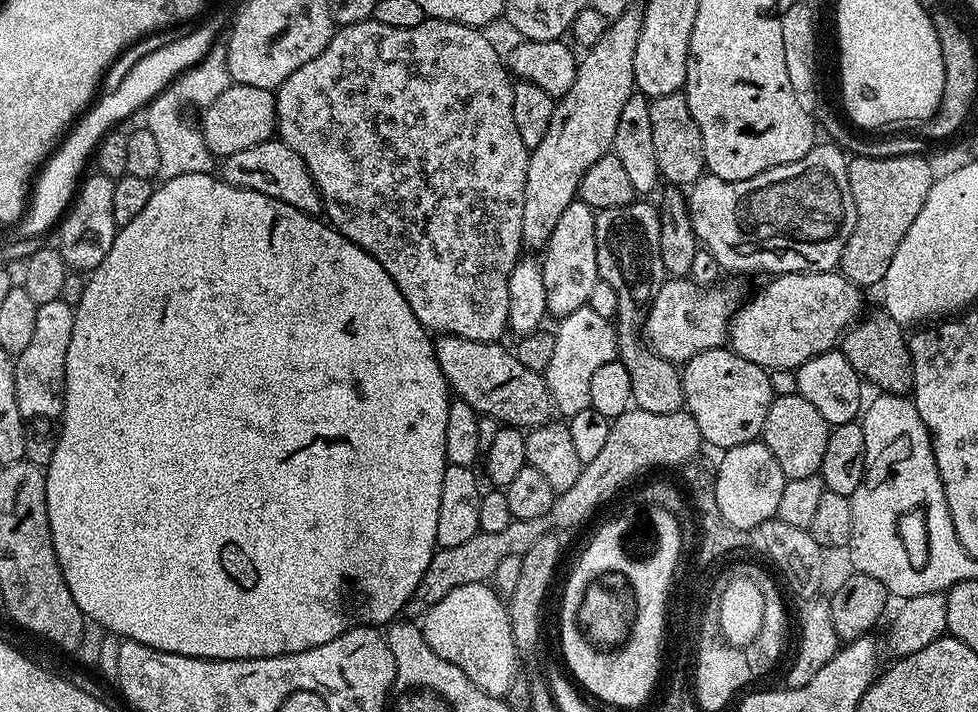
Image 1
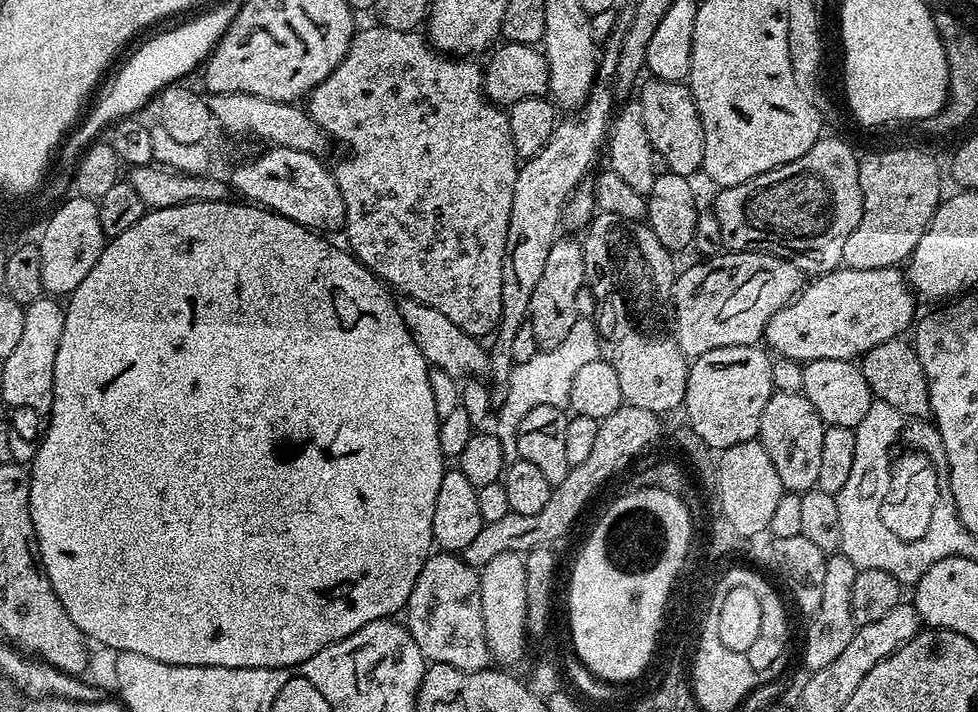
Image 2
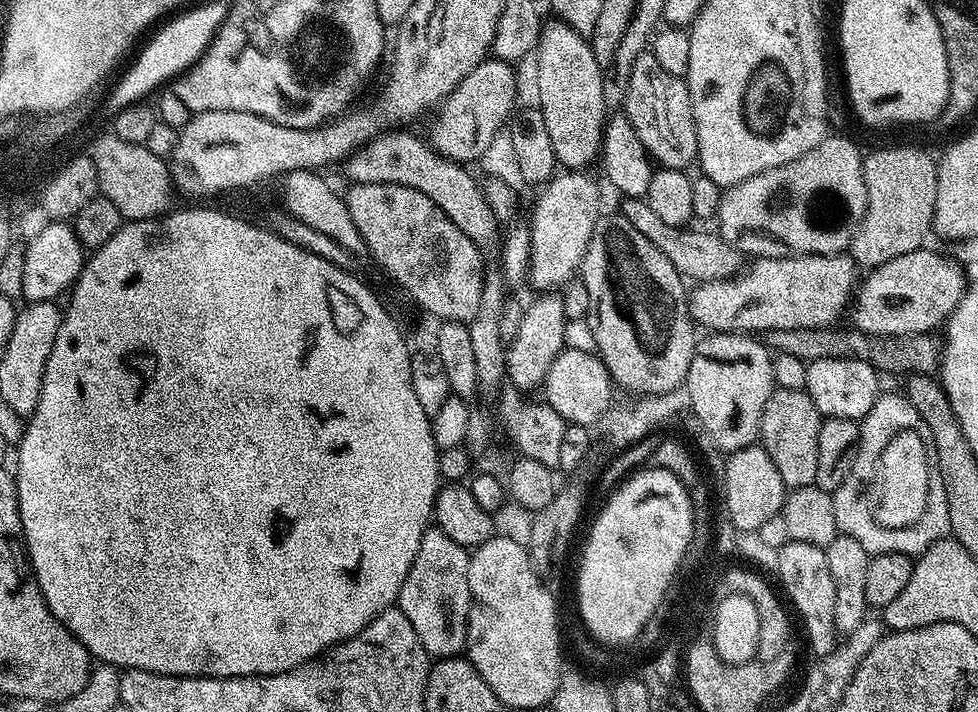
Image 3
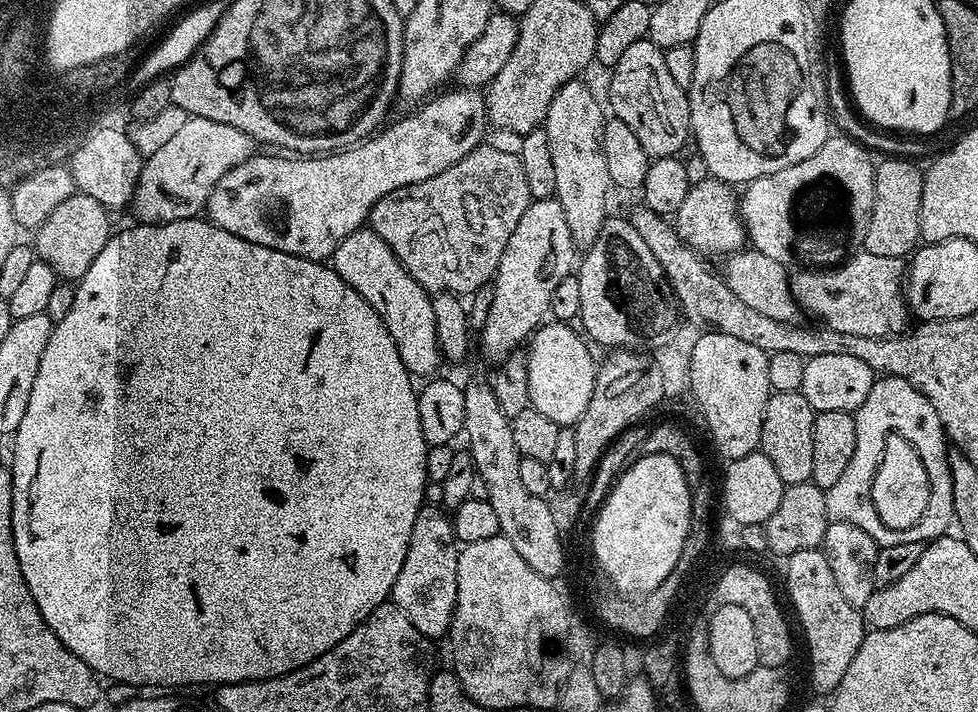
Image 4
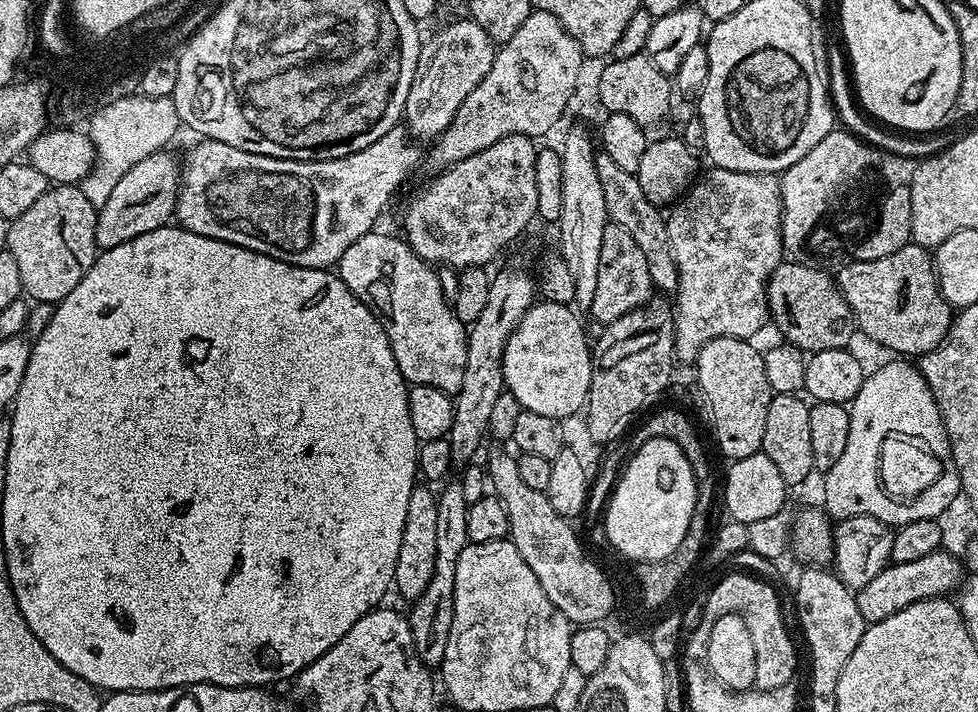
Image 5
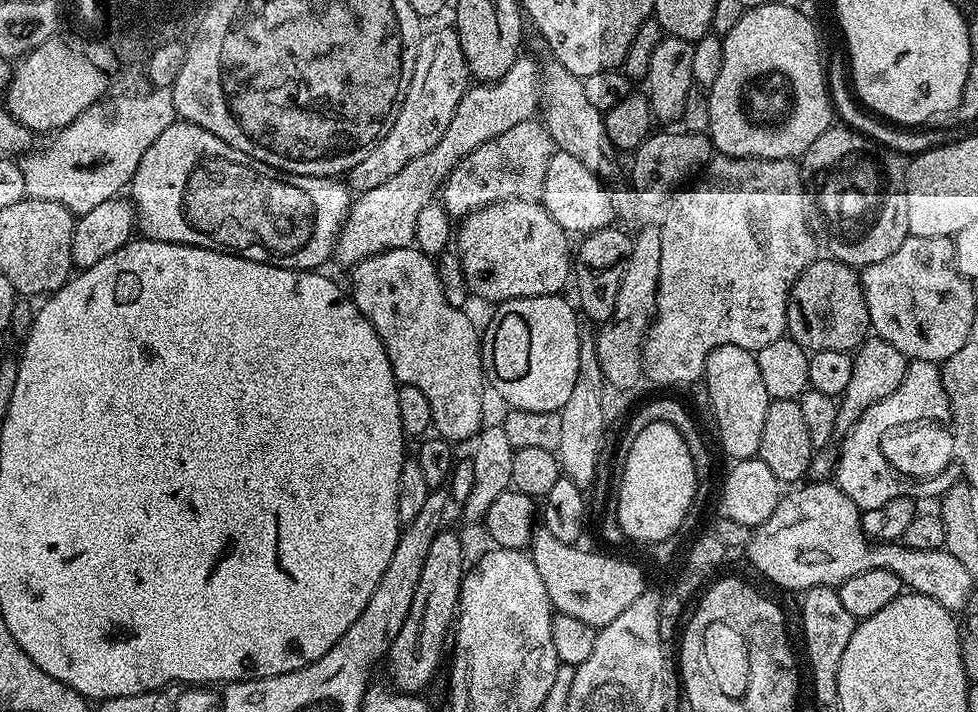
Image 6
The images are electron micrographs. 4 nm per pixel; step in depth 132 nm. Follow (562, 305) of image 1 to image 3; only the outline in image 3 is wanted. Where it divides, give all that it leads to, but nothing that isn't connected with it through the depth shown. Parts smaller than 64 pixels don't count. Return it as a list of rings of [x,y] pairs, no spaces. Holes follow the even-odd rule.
[[[540,294],[536,301],[524,312],[516,333],[511,334],[506,344],[505,370],[506,380],[520,392],[532,392],[543,385],[546,374],[557,354],[566,347],[564,335],[569,320],[562,310],[559,295]]]

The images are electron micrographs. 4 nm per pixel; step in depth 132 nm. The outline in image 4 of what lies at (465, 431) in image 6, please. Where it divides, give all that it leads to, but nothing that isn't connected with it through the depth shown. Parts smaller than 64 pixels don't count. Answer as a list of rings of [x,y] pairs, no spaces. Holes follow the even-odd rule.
[[[371,227],[359,228],[336,247],[330,258],[331,267],[369,304],[382,318],[394,346],[398,346],[398,358],[413,377],[428,378],[442,364],[438,330],[434,330],[434,306],[432,296],[400,265],[400,260],[386,246],[381,236]]]

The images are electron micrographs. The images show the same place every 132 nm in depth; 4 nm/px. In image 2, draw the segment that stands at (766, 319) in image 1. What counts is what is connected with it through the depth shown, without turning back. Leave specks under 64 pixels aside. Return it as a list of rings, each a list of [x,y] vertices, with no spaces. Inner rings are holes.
[[[841,266],[809,279],[796,297],[770,318],[764,340],[776,356],[791,360],[855,361],[874,346],[903,337],[904,331],[913,327],[915,299],[914,289],[899,267],[854,270]]]

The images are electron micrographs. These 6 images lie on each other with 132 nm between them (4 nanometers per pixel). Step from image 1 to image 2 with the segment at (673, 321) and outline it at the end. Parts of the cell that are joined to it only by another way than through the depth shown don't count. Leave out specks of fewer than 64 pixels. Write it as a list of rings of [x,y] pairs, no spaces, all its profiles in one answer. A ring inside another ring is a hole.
[[[725,250],[718,256],[704,258],[699,262],[701,264],[692,264],[685,272],[683,269],[676,277],[676,285],[672,287],[676,341],[682,354],[689,358],[710,354],[710,350],[718,350],[722,346],[759,345],[764,340],[764,331],[770,318],[774,318],[782,306],[790,303],[806,283],[804,269],[789,260],[770,256],[767,252]]]

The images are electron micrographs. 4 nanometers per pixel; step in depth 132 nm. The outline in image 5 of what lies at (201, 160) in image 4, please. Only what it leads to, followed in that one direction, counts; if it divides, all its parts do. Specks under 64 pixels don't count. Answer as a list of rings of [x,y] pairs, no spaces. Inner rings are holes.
[[[165,150],[142,158],[138,166],[130,166],[130,170],[107,189],[96,214],[97,249],[122,246],[122,242],[130,242],[130,238],[138,238],[138,234],[150,234],[150,230],[165,227],[173,219],[176,196],[180,193],[182,164],[170,153]]]

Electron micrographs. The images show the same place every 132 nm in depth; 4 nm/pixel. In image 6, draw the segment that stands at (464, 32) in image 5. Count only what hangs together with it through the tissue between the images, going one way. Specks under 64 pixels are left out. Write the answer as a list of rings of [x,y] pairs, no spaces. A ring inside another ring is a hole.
[[[455,27],[436,28],[433,32],[425,31],[420,41],[420,49],[414,62],[414,74],[410,78],[410,86],[406,90],[406,98],[390,126],[390,130],[346,174],[346,183],[353,193],[374,190],[374,186],[382,186],[386,178],[394,178],[406,162],[414,162],[414,158],[424,156],[426,150],[438,146],[442,134],[450,126],[454,118],[454,110],[458,110],[458,102],[462,102],[464,93],[470,87],[468,63],[462,54],[460,35]]]

